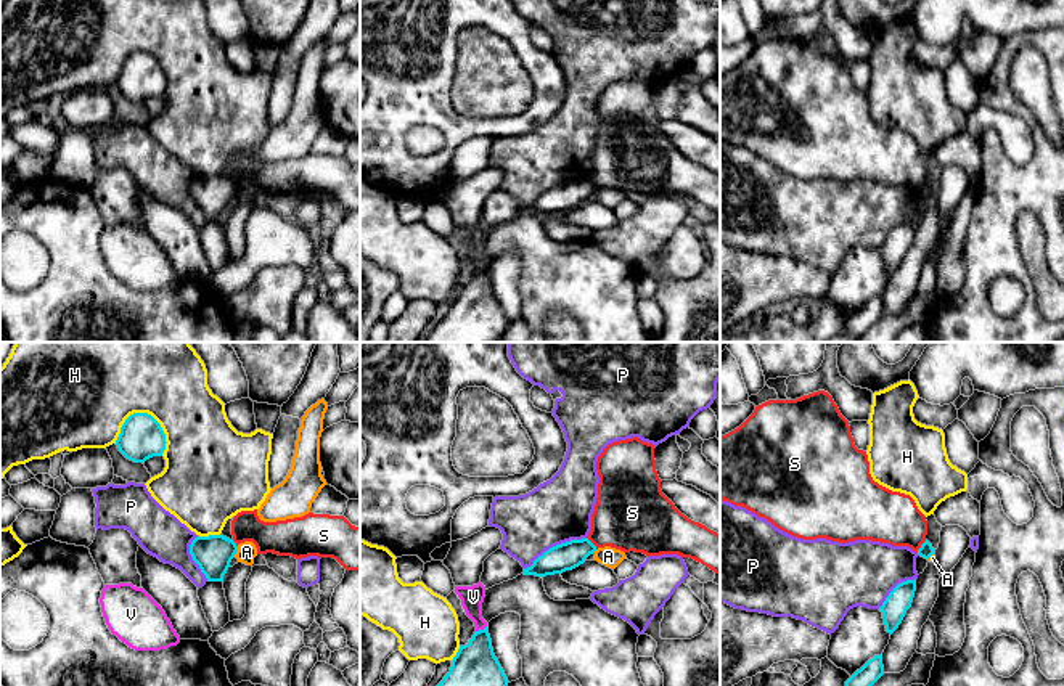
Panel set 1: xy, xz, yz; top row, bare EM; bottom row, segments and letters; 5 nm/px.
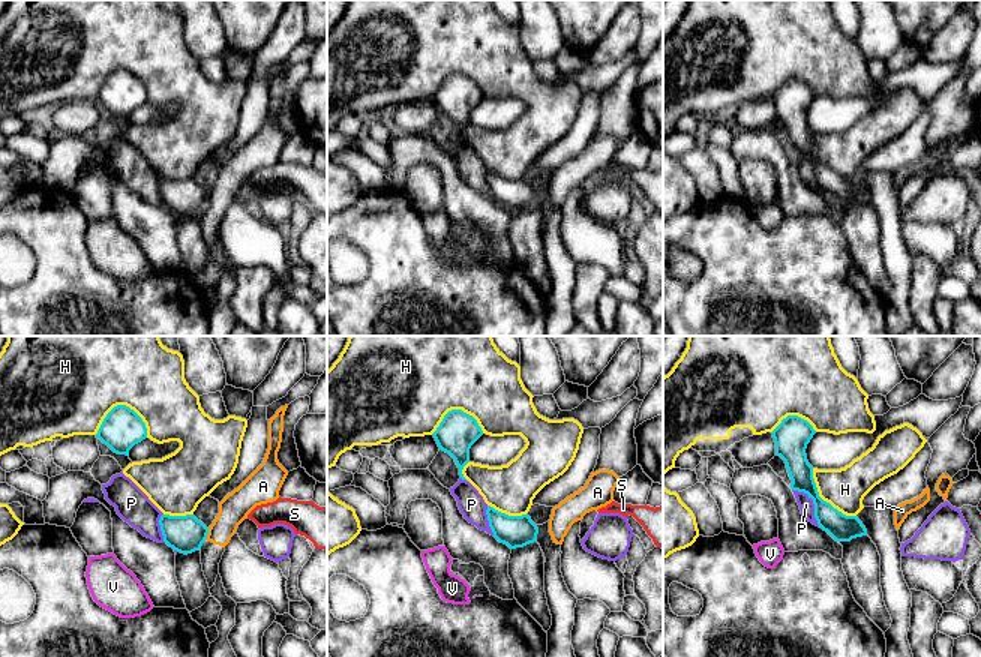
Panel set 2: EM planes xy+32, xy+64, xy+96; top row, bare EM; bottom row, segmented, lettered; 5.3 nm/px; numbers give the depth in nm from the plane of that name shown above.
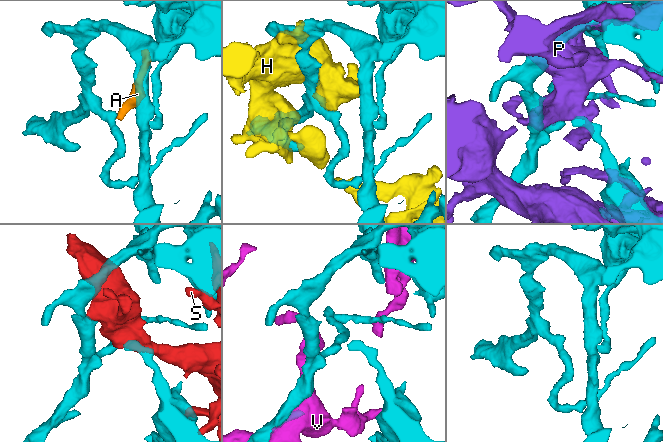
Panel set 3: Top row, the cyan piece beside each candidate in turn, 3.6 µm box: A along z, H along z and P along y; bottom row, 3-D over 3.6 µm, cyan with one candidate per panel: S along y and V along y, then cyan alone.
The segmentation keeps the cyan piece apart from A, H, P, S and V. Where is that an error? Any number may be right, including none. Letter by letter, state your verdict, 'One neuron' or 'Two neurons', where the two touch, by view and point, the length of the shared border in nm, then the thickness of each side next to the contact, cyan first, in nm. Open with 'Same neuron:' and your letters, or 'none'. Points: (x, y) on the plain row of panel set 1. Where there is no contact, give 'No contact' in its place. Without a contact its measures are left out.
Same neuron: none
A: Two neurons. Touches cyan at xy (237, 190). Shared border 60 nm. Thickness 190 nm (cyan) against 100 nm
H: Two neurons. Touches cyan at xy (140, 53). Shared border 280 nm. Thickness 220 nm (cyan) against 380 nm
P: Two neurons. Touches cyan at xz (556, 185). Shared border 360 nm. Thickness 140 nm (cyan) against 320 nm
S: Two neurons. Touches cyan at yz (921, 187). Shared border 80 nm. Thickness 70 nm (cyan) against 260 nm
V: Two neurons. Touches cyan at xz (481, 270). Shared border 80 nm. Thickness 280 nm (cyan) against 110 nm

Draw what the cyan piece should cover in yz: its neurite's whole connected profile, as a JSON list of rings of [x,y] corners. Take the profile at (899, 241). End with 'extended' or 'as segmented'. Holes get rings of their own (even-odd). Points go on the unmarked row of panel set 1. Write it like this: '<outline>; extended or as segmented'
[[[916,218],[898,223],[886,238],[879,251],[882,252],[887,273],[894,273],[911,247],[916,231]]]; as segmented

